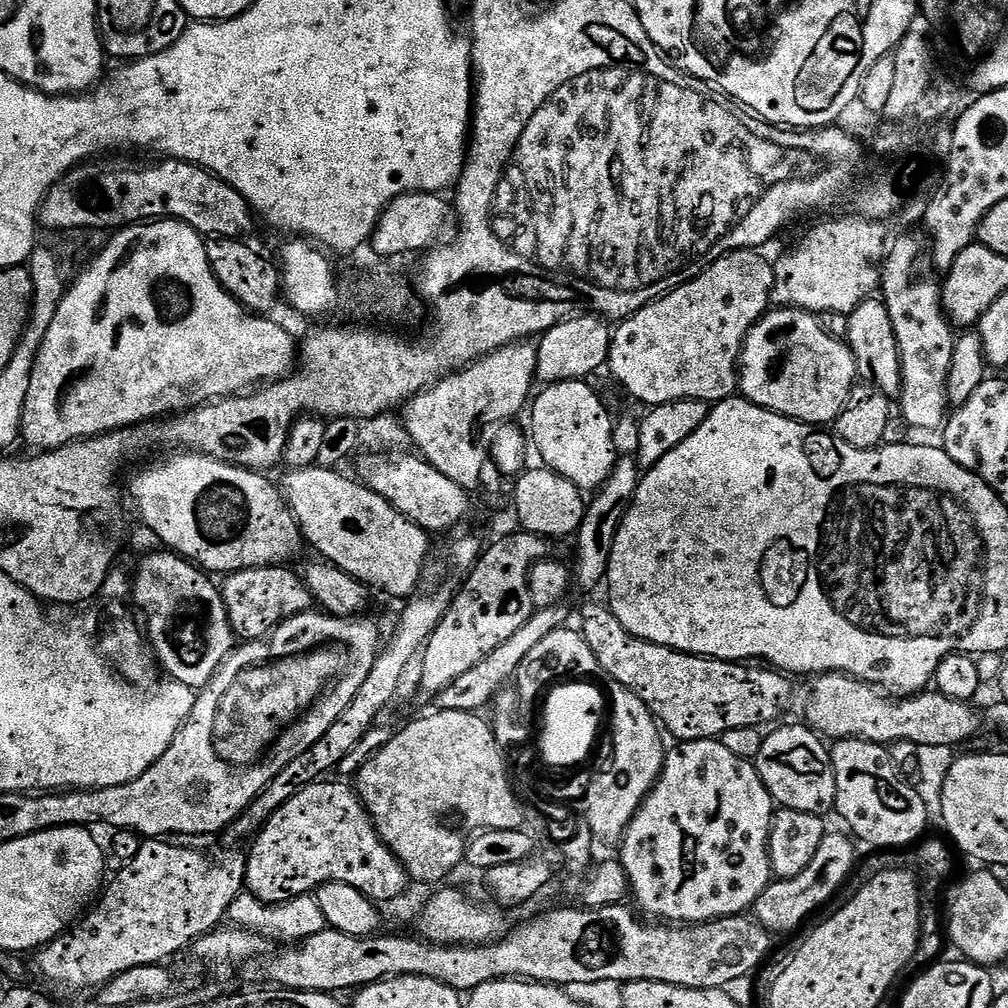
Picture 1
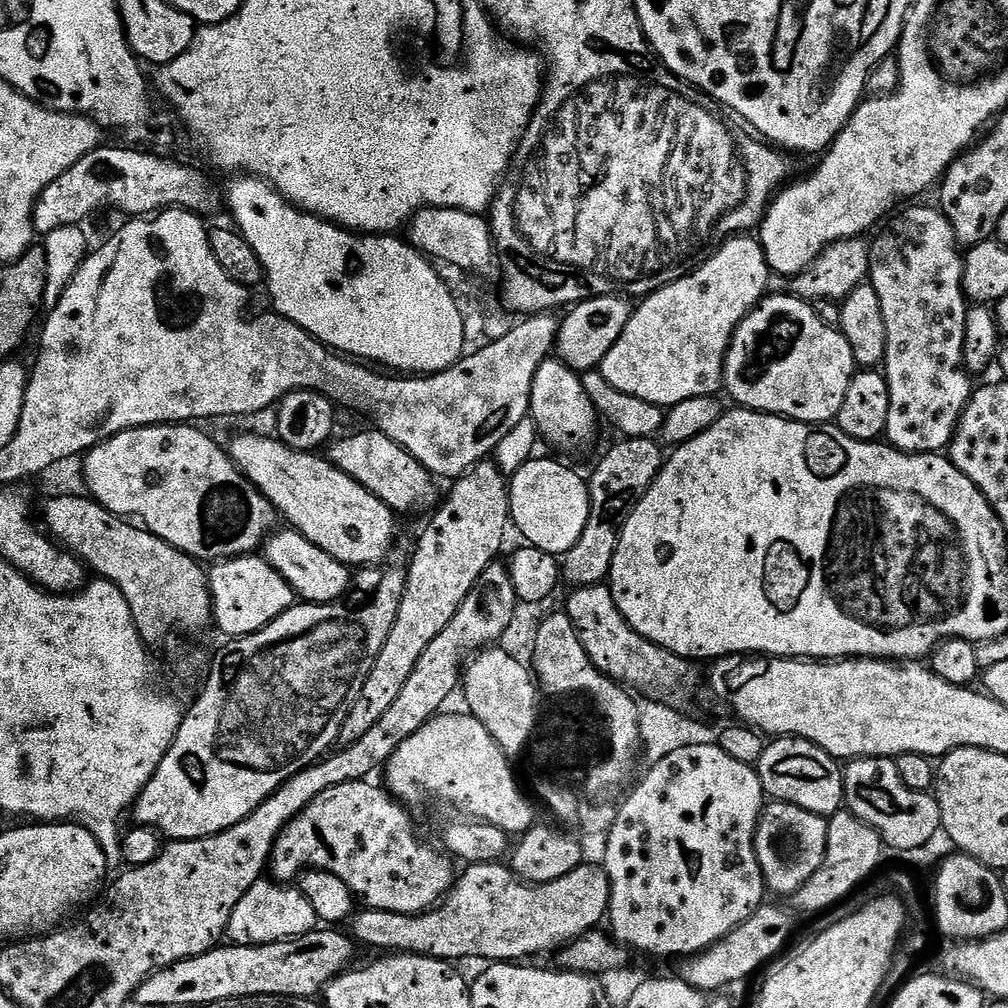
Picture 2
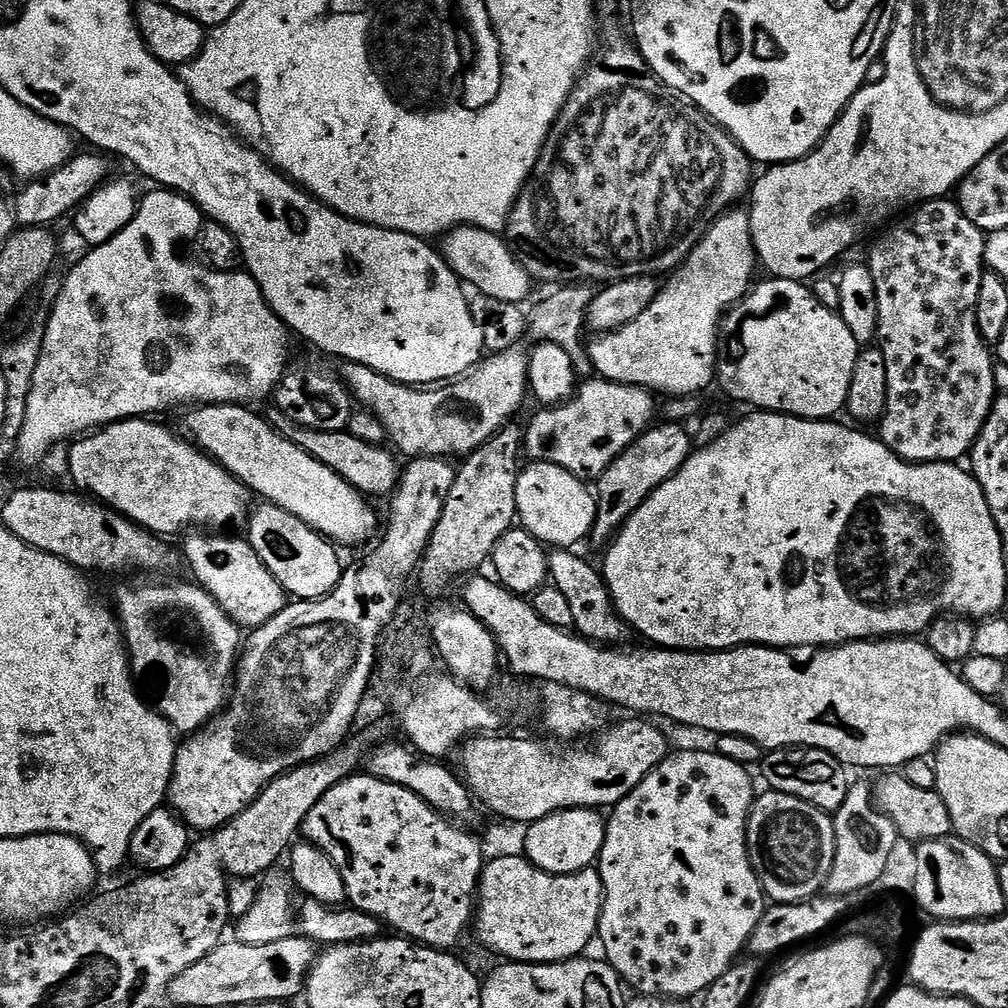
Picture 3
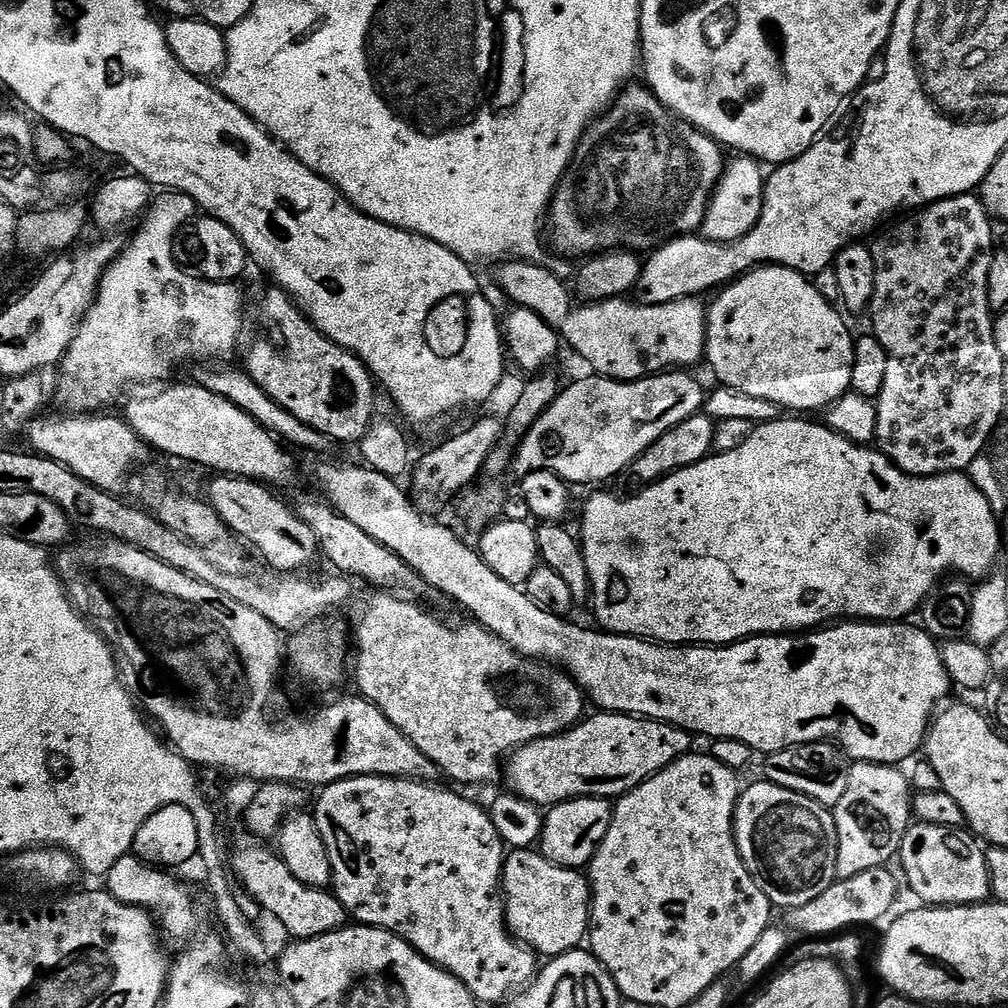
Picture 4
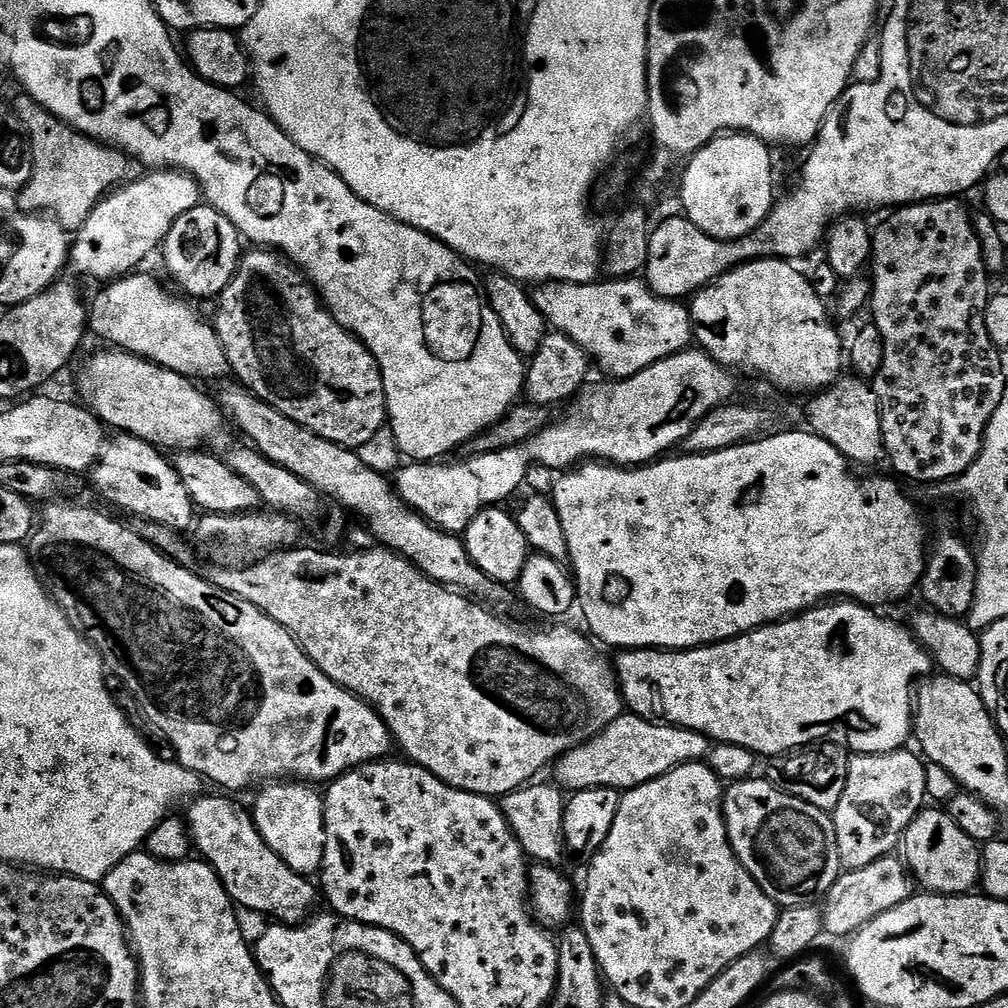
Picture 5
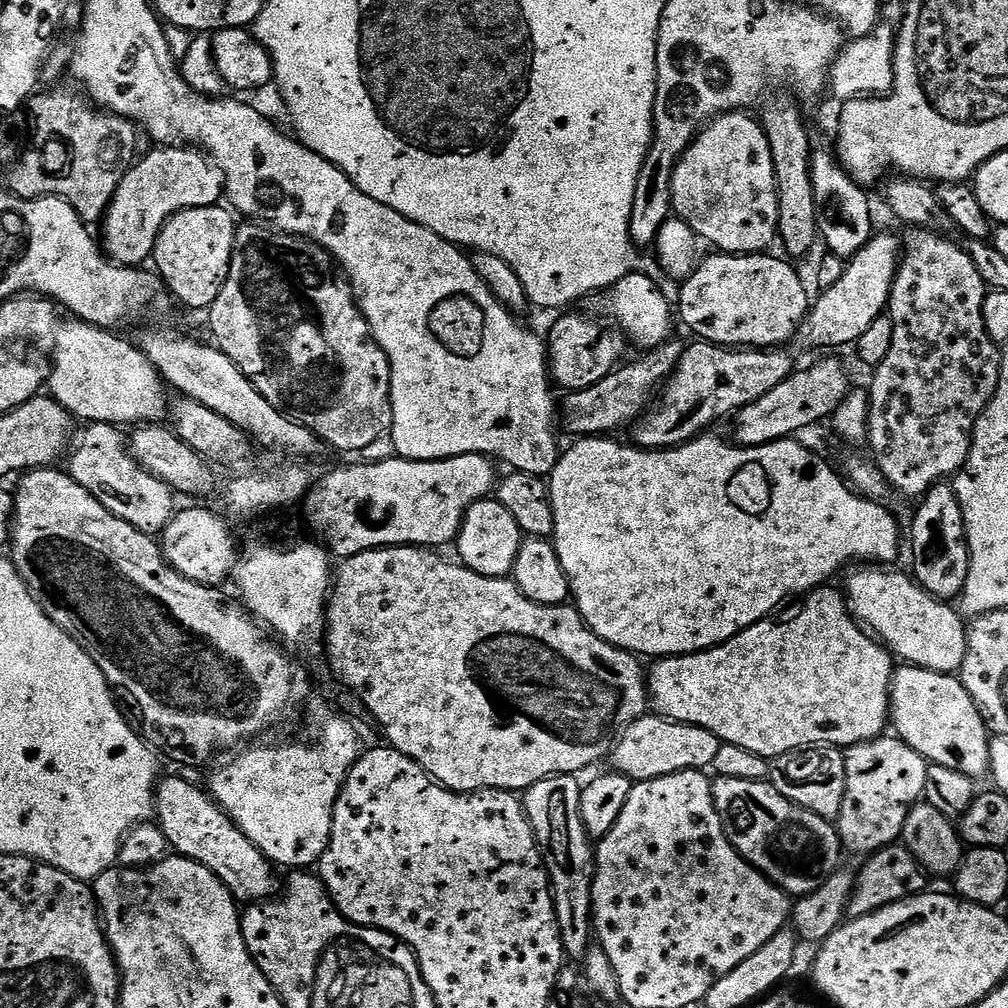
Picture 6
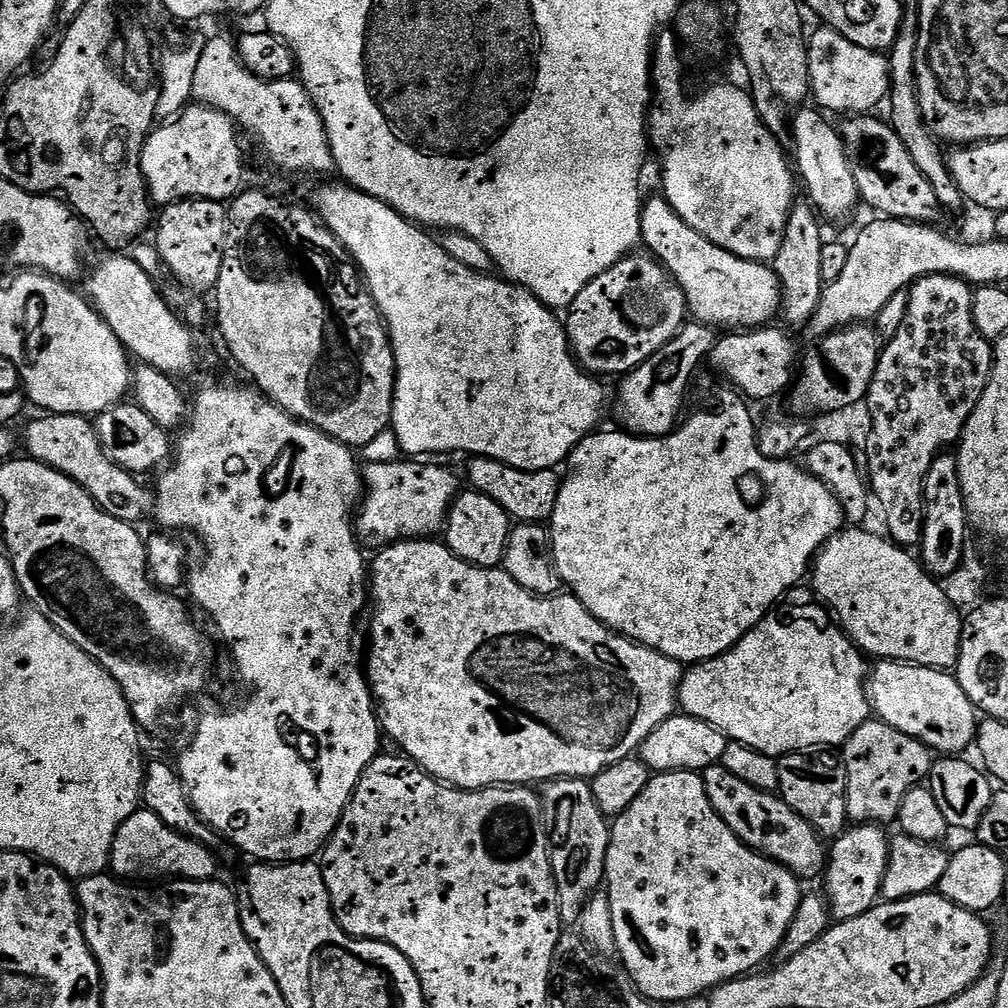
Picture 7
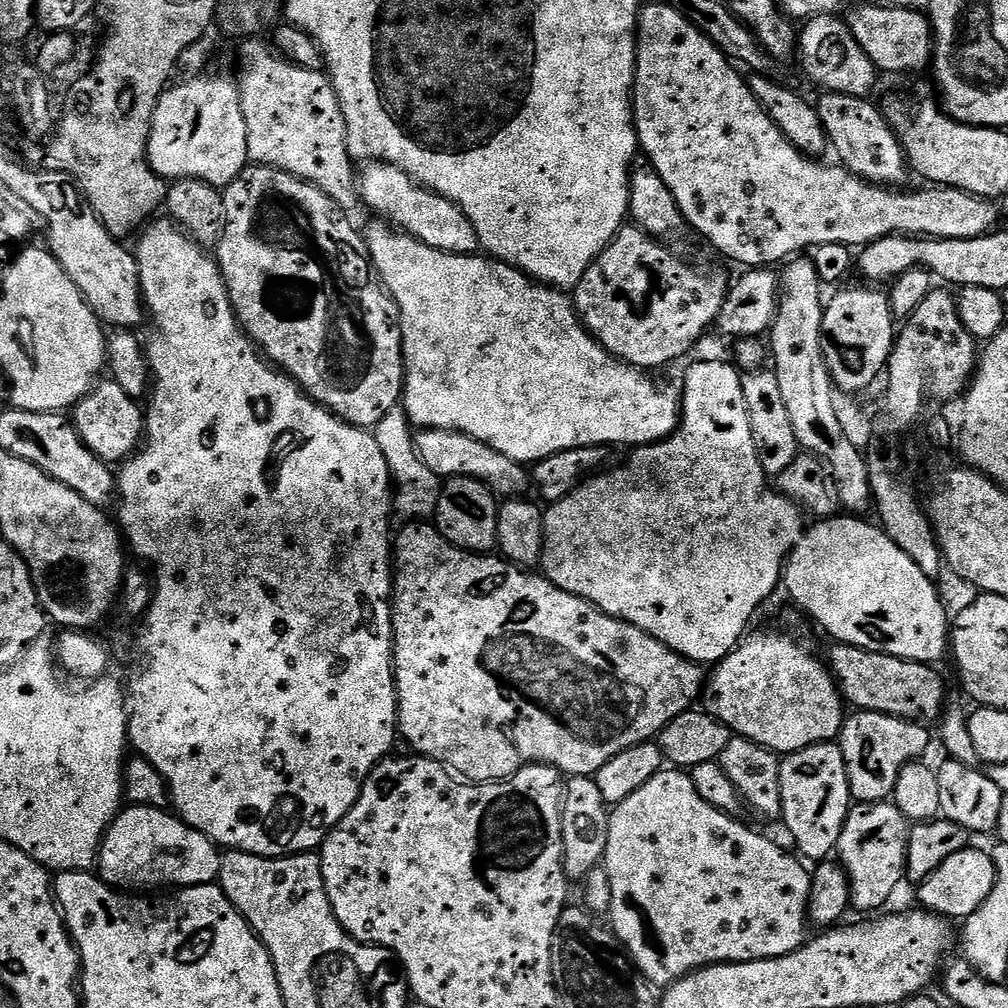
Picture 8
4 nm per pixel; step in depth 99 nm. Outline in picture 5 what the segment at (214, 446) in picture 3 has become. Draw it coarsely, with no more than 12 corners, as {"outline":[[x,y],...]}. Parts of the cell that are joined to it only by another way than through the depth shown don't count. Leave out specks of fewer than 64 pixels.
{"outline":[[130,352],[85,362],[79,399],[161,450],[203,449],[219,403]]}

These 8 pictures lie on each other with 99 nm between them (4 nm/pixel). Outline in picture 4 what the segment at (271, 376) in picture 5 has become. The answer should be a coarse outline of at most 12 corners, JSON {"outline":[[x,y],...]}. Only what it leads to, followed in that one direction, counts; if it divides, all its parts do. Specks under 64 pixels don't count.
{"outline":[[281,288],[246,308],[248,375],[329,441],[359,442],[378,388]]}

